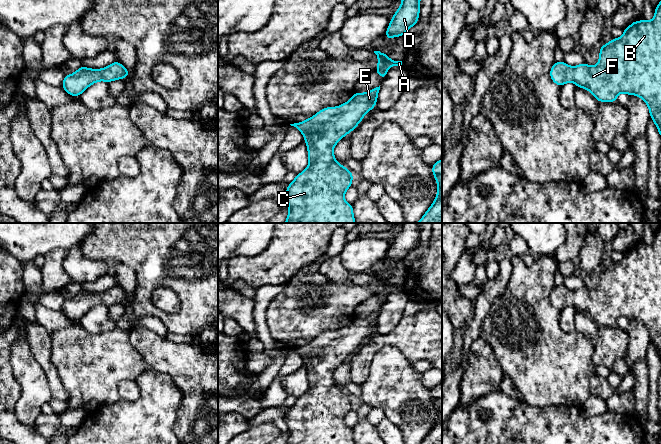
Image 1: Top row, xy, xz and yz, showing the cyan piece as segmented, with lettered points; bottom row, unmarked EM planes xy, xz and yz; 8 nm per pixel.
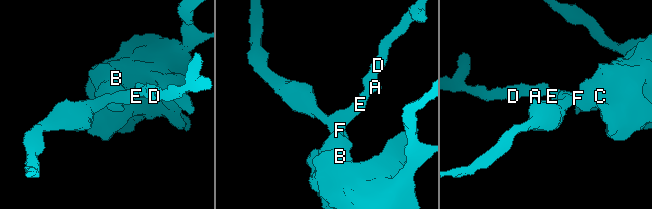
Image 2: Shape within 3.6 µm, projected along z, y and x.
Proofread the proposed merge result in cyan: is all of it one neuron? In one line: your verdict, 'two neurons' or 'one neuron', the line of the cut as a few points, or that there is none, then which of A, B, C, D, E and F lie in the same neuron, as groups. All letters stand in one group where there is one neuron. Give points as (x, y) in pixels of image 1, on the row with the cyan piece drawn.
one neuron; cut none; groups A B C D E F

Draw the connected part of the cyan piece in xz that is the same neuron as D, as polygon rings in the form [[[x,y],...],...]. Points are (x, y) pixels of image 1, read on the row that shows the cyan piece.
[[[402,0],[401,6],[391,18],[386,31],[386,39],[404,36],[418,22],[421,0]]]

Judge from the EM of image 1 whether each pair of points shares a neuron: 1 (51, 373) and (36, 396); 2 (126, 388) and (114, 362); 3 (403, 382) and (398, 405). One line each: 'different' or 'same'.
1: different
2: different
3: same

